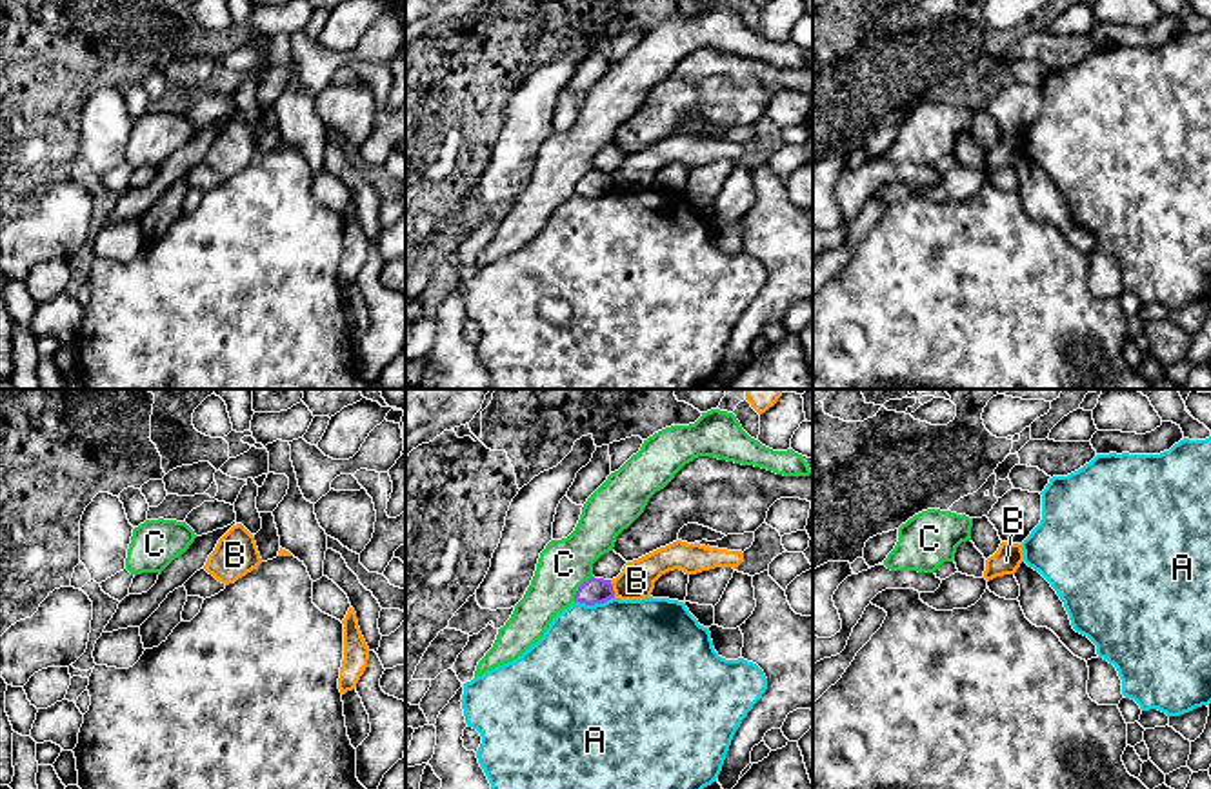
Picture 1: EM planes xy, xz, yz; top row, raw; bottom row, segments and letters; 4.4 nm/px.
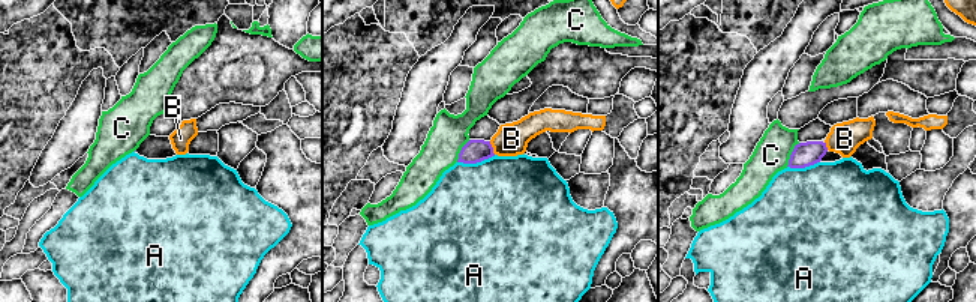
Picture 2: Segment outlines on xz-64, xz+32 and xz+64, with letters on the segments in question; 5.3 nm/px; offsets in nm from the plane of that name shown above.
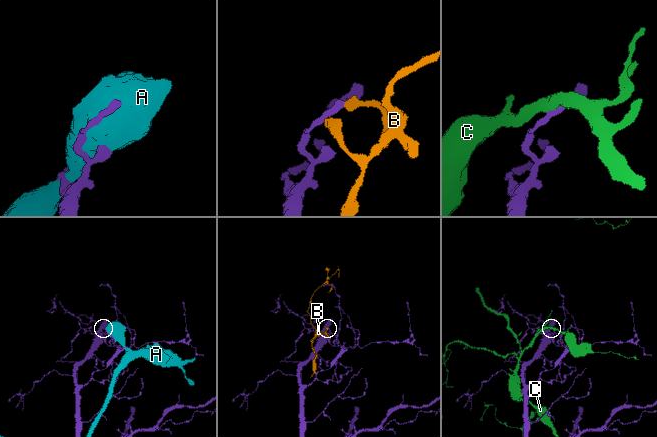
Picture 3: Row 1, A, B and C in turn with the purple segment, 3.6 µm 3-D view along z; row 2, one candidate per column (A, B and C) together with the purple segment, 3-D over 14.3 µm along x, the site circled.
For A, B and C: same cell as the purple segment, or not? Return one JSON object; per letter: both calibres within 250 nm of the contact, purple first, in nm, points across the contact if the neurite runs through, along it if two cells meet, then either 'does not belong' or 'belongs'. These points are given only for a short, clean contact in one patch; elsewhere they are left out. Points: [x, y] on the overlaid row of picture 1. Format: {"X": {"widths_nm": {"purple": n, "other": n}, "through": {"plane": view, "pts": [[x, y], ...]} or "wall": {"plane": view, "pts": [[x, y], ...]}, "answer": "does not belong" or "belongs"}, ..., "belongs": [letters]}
{"A": {"widths_nm": {"purple": 110, "other": 500}, "answer": "does not belong"}, "B": {"widths_nm": {"purple": 110, "other": 160}, "wall": {"plane": "xz", "pts": [[610, 580], [615, 597]]}, "answer": "does not belong"}, "C": {"widths_nm": {"purple": 110, "other": 220}, "answer": "does not belong"}, "belongs": []}

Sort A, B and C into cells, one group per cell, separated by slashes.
A / B / C

